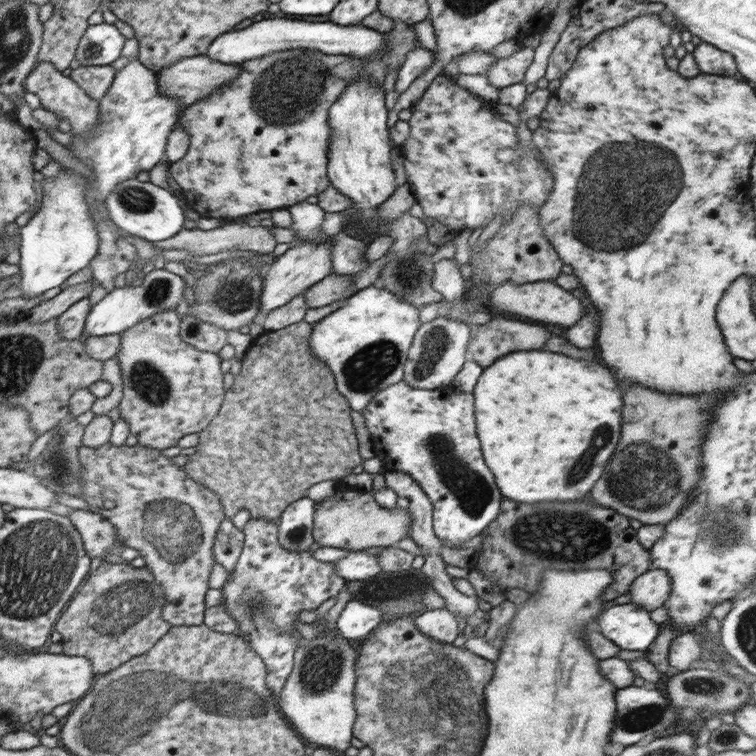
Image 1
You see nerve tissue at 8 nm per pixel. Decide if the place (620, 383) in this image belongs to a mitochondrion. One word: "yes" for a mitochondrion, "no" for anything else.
no

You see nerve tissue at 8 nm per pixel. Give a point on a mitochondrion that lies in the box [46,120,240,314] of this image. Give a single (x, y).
(134, 198)

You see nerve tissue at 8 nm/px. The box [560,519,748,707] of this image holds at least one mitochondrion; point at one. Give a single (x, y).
(713, 686)

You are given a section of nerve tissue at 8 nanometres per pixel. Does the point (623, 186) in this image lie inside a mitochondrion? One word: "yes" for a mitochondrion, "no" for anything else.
yes

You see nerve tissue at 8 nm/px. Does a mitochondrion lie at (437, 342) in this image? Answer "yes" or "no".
yes

